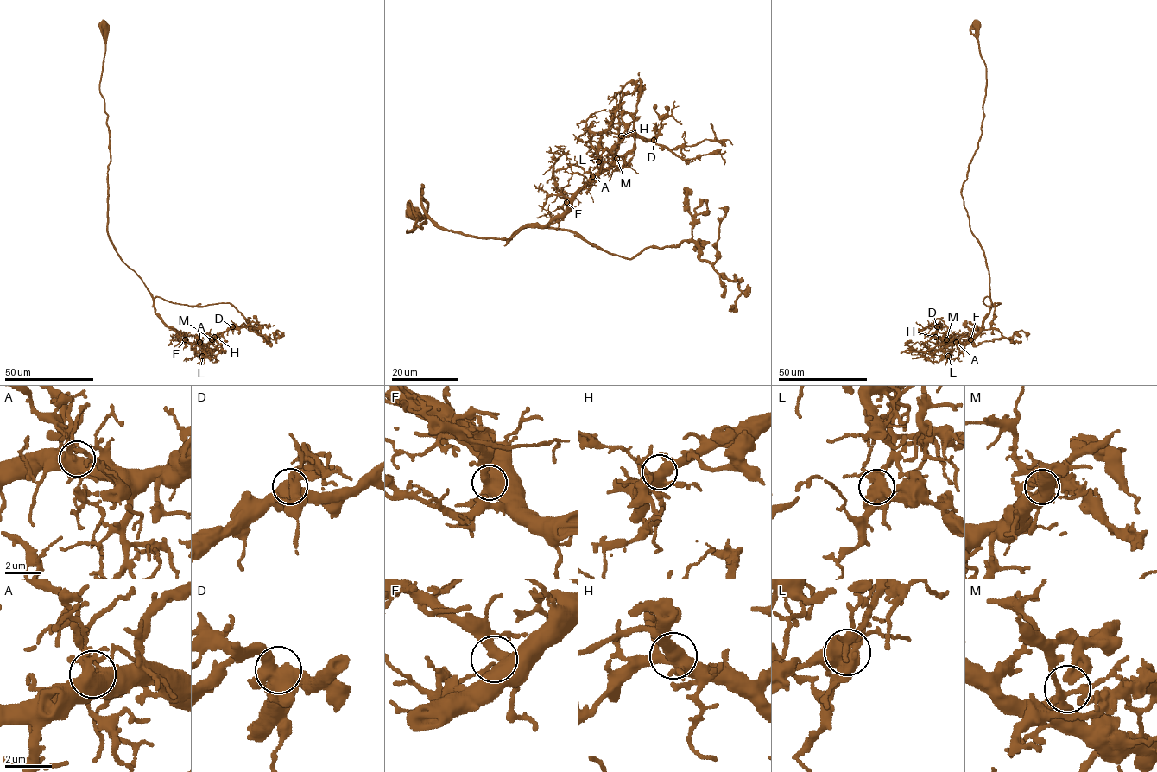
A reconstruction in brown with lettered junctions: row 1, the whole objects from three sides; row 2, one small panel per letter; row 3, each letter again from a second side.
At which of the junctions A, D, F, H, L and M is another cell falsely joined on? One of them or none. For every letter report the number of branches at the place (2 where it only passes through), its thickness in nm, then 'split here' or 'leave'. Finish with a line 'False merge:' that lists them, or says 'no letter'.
A: 3 | 440 nm | leave
D: 4 | 500 nm | leave
F: 3 | 440 nm | leave
H: 6 | 500 nm | leave
L: 5 | 550 nm | leave
M: 5 | 280 nm | leave
False merge: no letter

